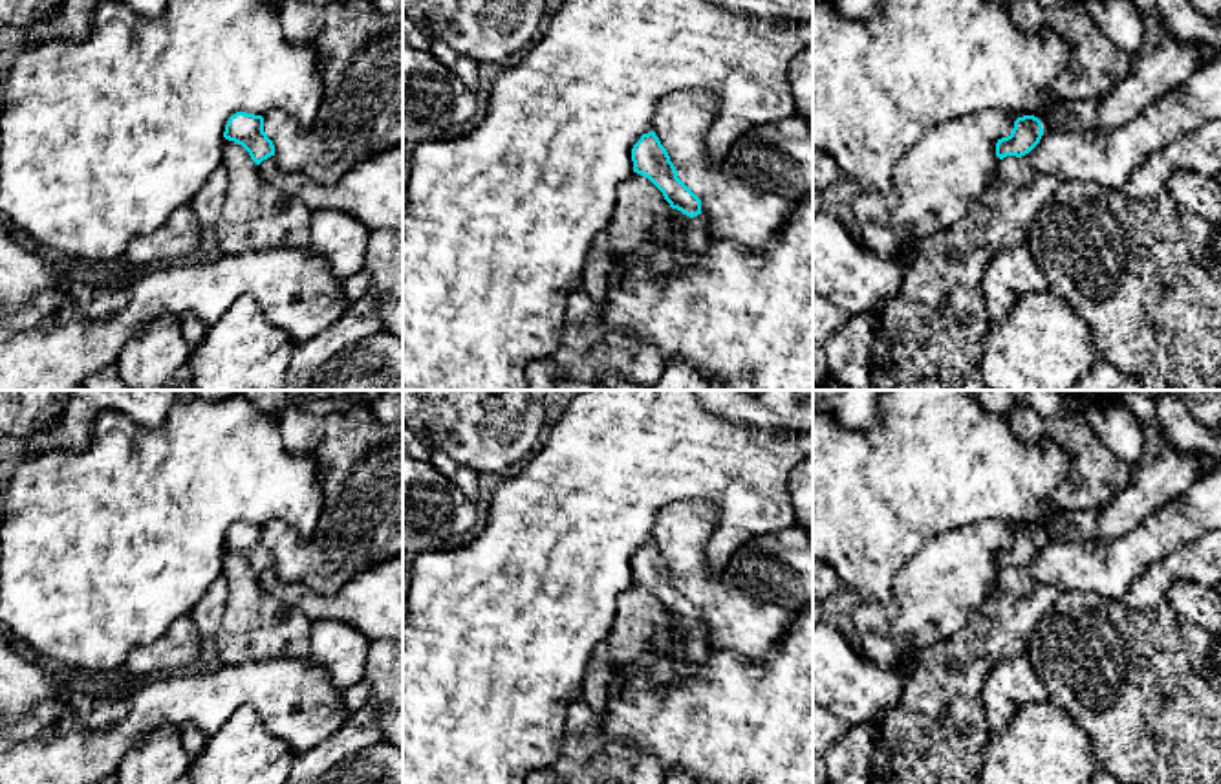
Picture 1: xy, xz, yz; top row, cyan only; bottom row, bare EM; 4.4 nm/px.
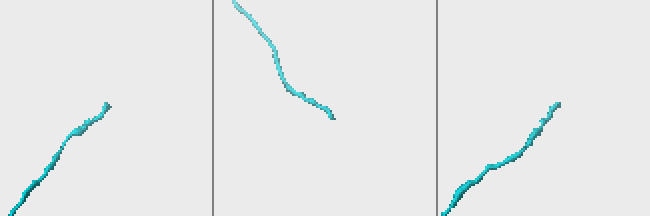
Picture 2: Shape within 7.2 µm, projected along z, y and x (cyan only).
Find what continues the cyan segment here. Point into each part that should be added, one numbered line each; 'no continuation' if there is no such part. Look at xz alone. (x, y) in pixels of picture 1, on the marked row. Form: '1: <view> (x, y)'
1: xz (696, 235)

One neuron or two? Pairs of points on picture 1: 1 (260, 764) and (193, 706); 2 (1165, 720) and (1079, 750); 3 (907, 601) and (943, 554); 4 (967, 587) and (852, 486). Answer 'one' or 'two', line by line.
1: two
2: two
3: one
4: two

